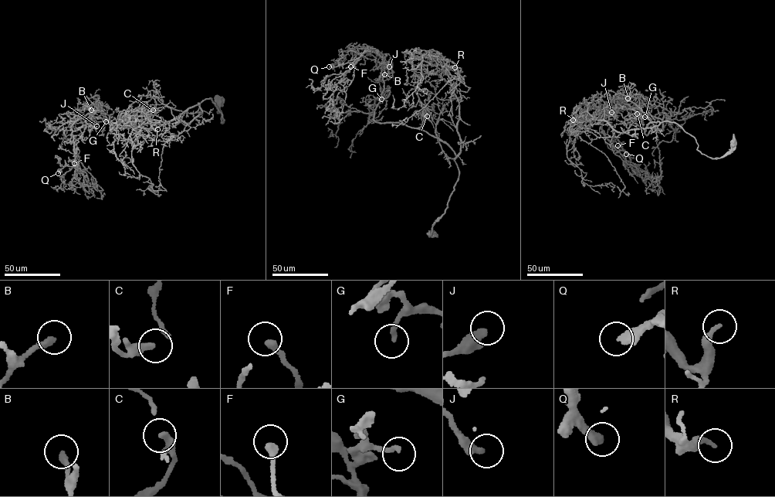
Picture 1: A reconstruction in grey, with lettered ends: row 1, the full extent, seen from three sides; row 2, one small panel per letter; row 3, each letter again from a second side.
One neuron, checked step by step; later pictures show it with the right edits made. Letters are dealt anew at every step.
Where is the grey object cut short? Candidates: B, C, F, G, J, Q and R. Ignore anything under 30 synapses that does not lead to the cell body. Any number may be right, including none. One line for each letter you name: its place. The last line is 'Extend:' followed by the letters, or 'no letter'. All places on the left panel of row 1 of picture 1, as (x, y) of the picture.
G: place (106, 121)
J: place (96, 126)
Q: place (58, 173)
Extend: G, J, Q

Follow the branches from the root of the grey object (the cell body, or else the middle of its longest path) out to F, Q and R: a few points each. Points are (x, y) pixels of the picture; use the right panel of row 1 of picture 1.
F: (733, 142), (712, 158), (676, 123), (651, 121), (645, 134), (661, 120), (613, 99), (602, 131), (617, 145)
Q: (733, 142), (712, 158), (676, 123), (651, 121), (645, 134), (661, 120), (613, 99), (602, 131), (626, 154)
R: (733, 142), (731, 150), (712, 158), (675, 123), (621, 132), (587, 111), (573, 120)

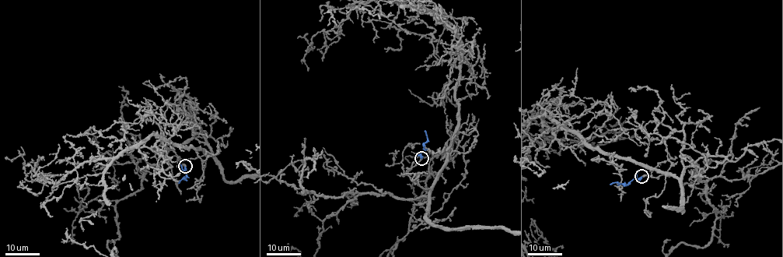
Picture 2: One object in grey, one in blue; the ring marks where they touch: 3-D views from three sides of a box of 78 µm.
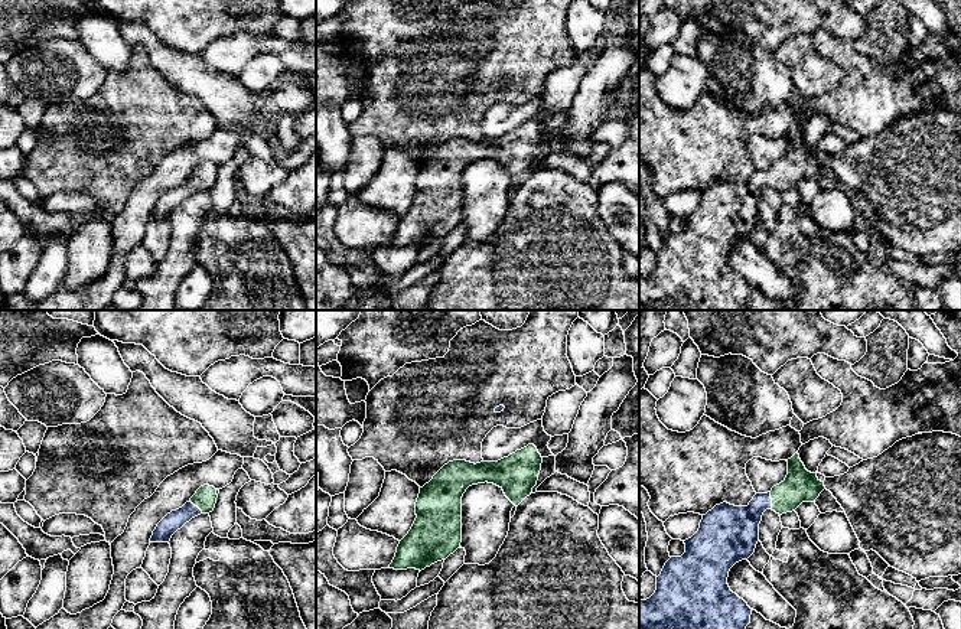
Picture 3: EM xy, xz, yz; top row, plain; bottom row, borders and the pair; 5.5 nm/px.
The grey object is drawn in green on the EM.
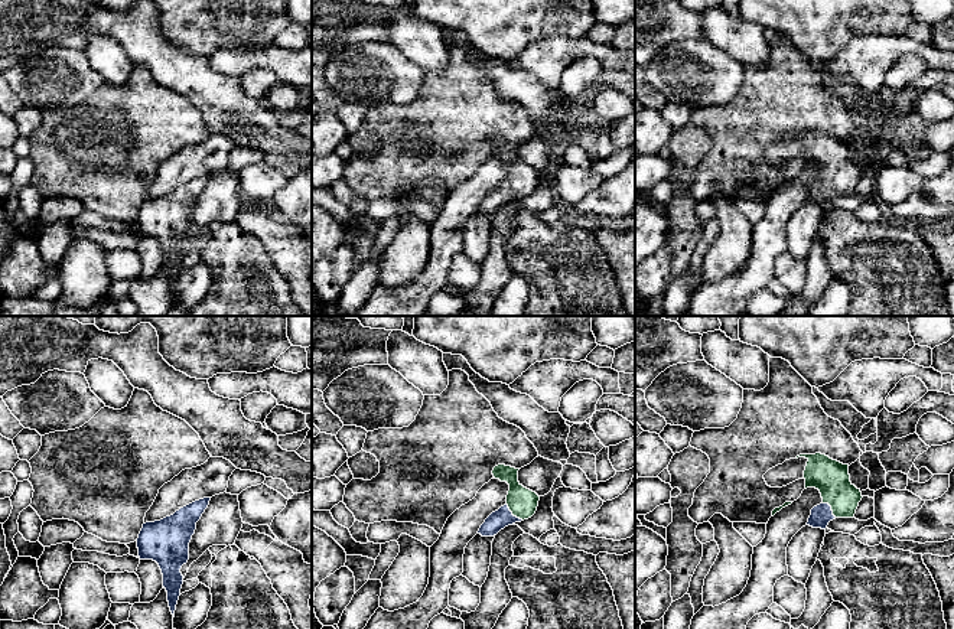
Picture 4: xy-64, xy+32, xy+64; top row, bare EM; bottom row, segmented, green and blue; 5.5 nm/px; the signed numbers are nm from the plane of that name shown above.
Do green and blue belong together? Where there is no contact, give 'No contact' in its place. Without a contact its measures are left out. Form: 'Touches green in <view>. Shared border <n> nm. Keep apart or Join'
Touches green in yz. Shared border 100 nm. Join

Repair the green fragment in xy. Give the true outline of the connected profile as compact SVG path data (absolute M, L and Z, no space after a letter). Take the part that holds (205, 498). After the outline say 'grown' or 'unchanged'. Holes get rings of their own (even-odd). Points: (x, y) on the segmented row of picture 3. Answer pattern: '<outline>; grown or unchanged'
M203 485L182 508L167 514L153 531L150 542L169 542L172 535L186 522L201 514L214 511L219 491L214 486Z; grown

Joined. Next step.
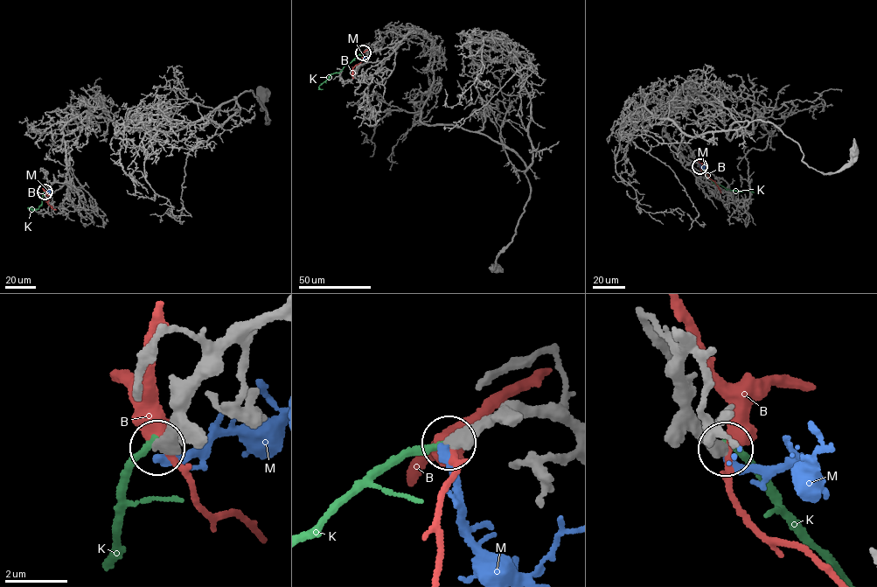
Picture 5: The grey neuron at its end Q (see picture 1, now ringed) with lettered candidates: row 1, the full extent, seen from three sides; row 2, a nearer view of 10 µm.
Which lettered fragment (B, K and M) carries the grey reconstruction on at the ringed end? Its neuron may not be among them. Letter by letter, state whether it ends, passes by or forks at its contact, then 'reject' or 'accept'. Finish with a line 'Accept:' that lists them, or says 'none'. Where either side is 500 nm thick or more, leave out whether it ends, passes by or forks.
B: it passes by; reject
K: it ends; reject
M: it ends; reject
Accept: none

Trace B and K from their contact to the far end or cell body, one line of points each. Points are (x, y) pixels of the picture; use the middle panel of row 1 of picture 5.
B: (363, 53), (361, 61), (352, 69), (353, 79)
K: (363, 52), (339, 72), (331, 74), (319, 86), (323, 89)

